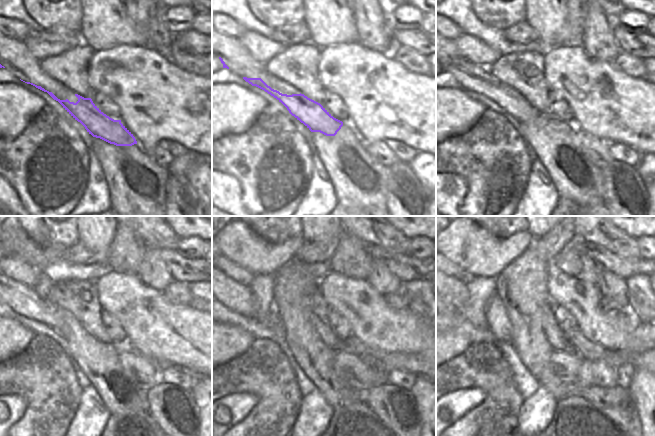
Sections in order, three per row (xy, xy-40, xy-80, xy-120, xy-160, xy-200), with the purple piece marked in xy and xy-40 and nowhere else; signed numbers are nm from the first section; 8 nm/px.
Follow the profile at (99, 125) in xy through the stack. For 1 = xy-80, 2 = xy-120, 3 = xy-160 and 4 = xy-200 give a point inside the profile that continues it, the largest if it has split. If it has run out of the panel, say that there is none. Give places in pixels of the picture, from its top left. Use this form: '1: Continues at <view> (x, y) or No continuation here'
1: Continues at xy-80 (473, 77)
2: Continues at xy-120 (22, 299)
3: Continues at xy-160 (238, 297)
4: Continues at xy-200 (456, 293).

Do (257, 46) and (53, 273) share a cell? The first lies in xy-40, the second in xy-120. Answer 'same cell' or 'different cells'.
different cells

